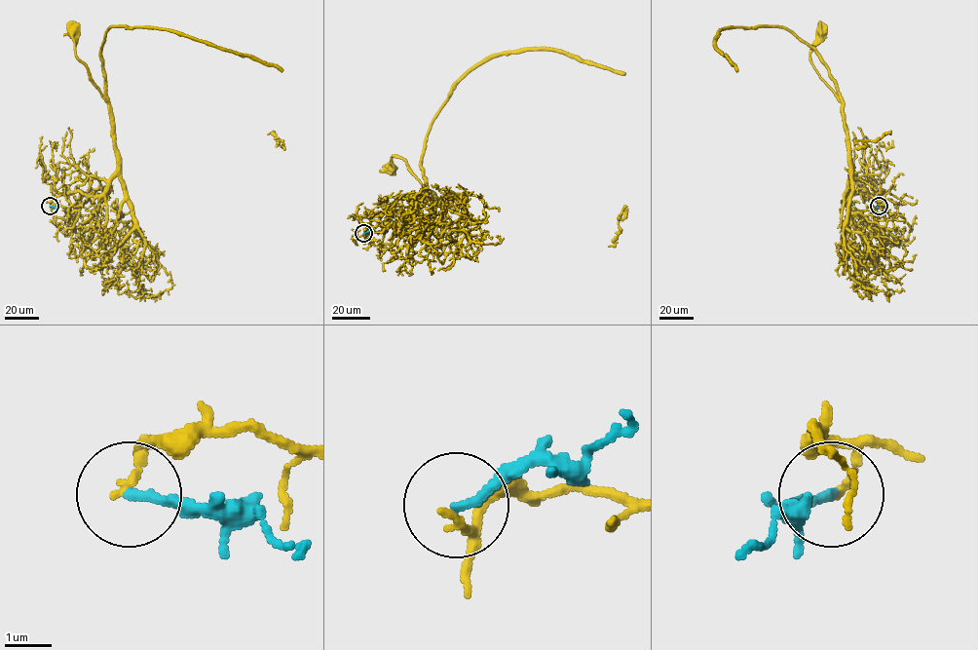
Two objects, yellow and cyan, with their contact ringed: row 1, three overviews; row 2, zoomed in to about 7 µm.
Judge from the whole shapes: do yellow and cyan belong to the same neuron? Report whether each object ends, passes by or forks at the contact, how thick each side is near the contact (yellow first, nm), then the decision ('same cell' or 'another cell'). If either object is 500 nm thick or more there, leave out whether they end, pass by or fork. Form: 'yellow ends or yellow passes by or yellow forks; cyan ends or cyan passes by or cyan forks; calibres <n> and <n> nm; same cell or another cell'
yellow ends; cyan ends; calibres 150 and 200 nm; another cell

